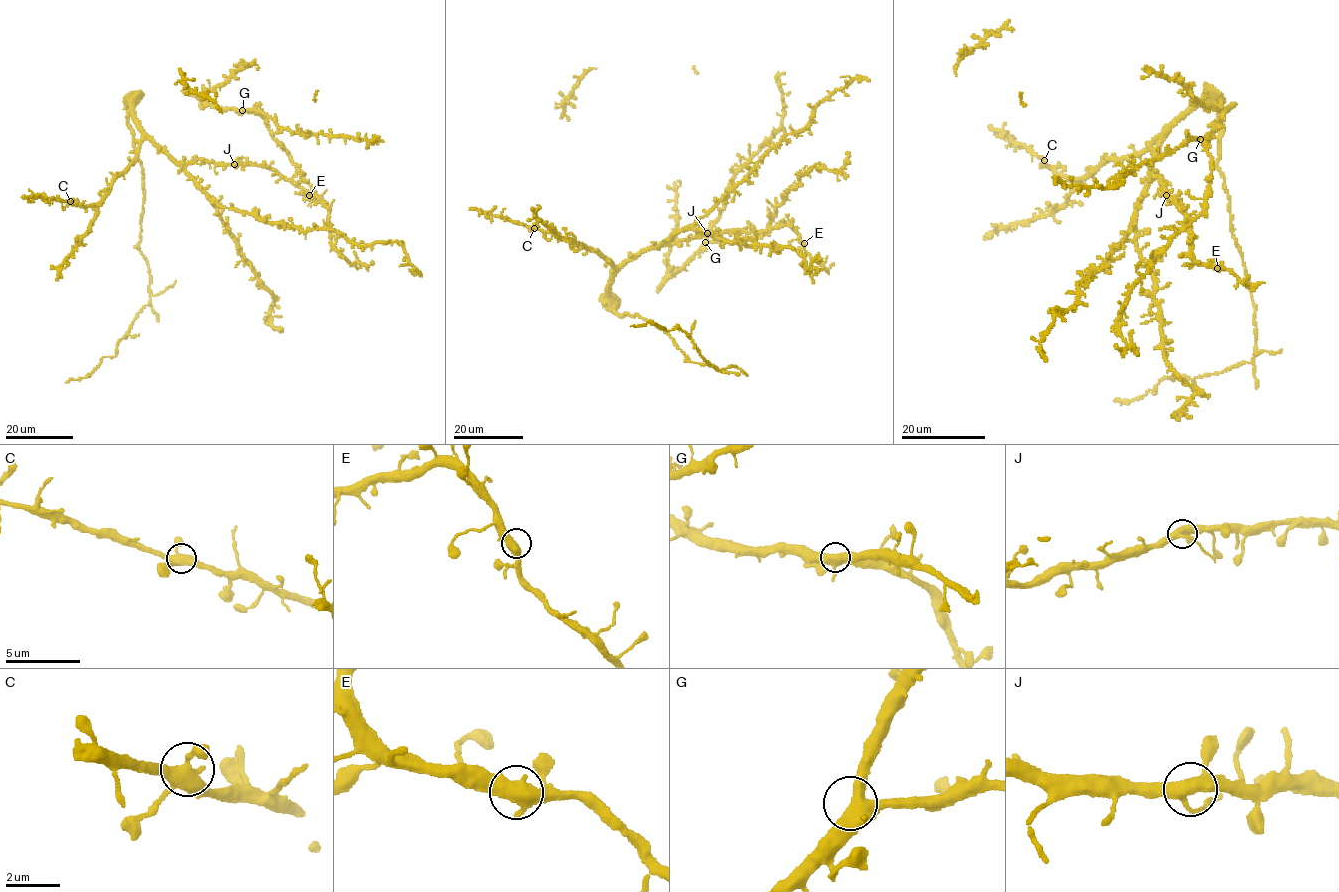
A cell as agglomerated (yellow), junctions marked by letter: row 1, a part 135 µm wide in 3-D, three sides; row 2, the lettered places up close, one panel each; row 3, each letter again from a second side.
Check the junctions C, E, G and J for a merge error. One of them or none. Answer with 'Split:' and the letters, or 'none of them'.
Split: none of them

